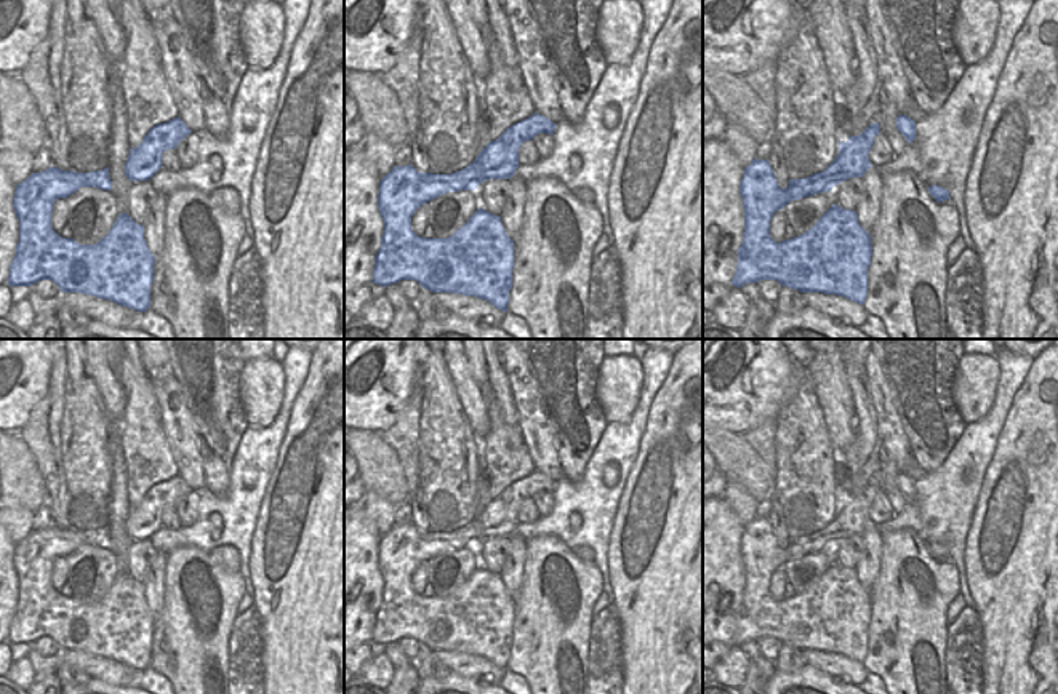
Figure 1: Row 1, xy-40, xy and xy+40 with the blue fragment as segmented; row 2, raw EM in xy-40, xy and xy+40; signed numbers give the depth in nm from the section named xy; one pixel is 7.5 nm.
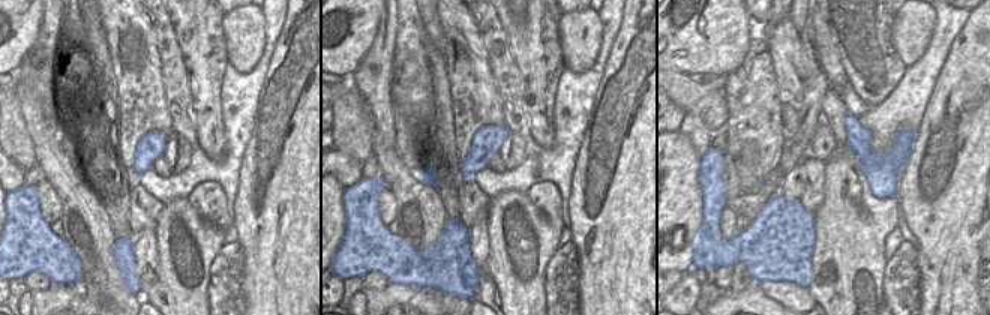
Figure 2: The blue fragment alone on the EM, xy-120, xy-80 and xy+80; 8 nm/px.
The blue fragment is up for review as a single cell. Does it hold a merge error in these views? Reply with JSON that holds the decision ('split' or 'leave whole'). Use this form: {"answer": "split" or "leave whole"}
{"answer": "leave whole"}

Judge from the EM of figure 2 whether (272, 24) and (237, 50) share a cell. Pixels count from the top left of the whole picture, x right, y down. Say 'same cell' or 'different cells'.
different cells

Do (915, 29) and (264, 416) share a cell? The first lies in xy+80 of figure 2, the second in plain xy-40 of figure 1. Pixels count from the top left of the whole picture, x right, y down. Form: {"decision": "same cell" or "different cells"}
{"decision": "same cell"}

